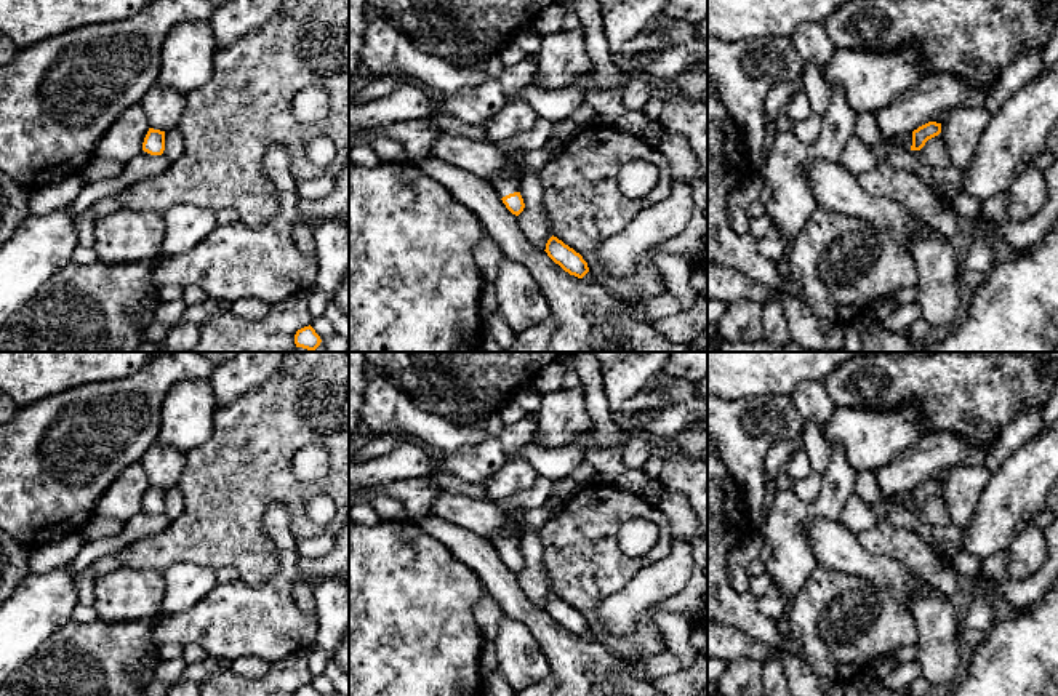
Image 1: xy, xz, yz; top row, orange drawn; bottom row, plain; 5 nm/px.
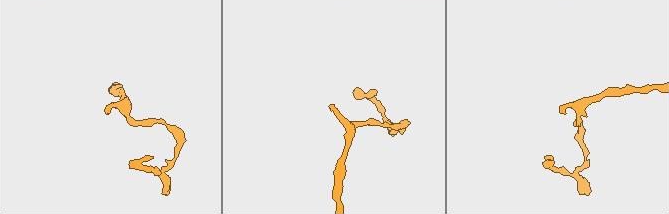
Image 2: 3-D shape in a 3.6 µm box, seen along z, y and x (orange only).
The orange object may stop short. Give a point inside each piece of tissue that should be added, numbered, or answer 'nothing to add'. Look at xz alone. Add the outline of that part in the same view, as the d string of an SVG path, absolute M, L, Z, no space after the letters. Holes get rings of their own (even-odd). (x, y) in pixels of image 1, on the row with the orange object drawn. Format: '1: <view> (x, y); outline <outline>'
1: xz (504, 183); outline M501 171L499 174L490 178L488 181L495 186L501 198L509 194L519 192L520 176L514 176L507 171Z

